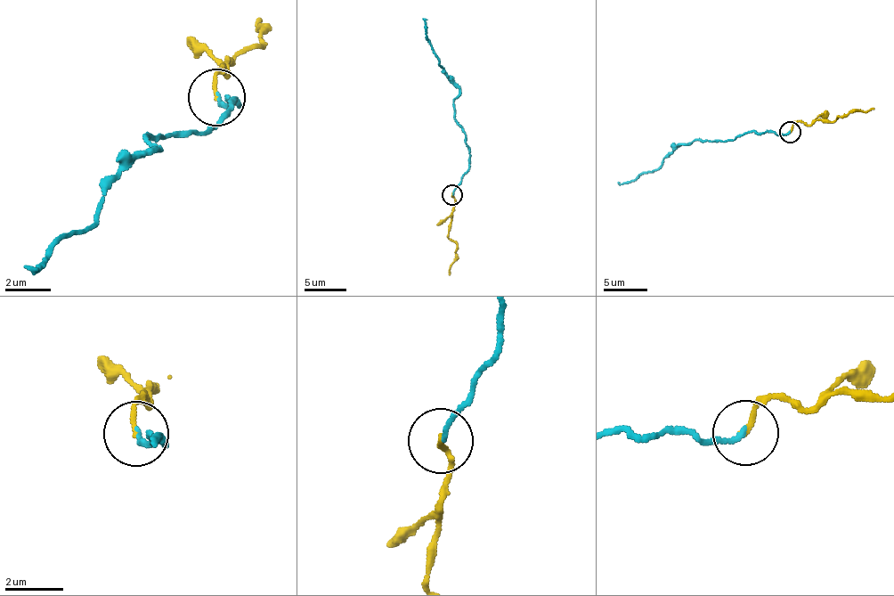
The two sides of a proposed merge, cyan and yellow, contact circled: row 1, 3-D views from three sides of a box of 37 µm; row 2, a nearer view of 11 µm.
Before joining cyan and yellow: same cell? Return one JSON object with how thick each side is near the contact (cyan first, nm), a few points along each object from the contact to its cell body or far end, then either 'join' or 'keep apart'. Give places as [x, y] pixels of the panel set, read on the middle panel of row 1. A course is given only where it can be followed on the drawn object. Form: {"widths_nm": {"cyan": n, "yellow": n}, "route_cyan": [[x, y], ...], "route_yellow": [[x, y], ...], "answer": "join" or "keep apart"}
{"widths_nm": {"cyan": 150, "yellow": 180}, "route_cyan": [[452, 194], [469, 167], [465, 130], [455, 118], [452, 102], [459, 86], [442, 70], [425, 34], [422, 19]], "route_yellow": [[451, 194], [455, 202], [447, 237], [457, 246], [450, 274]], "answer": "join"}

